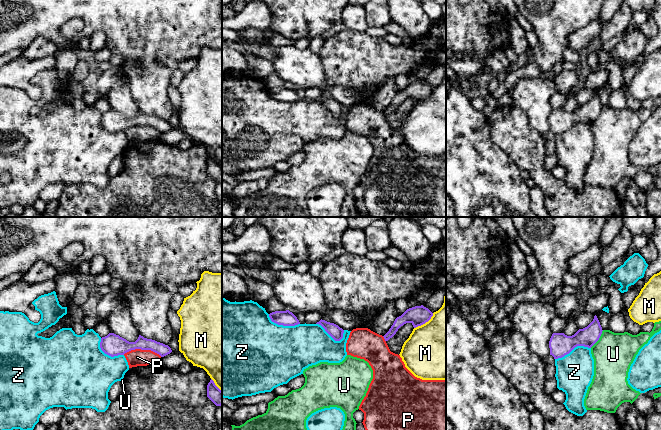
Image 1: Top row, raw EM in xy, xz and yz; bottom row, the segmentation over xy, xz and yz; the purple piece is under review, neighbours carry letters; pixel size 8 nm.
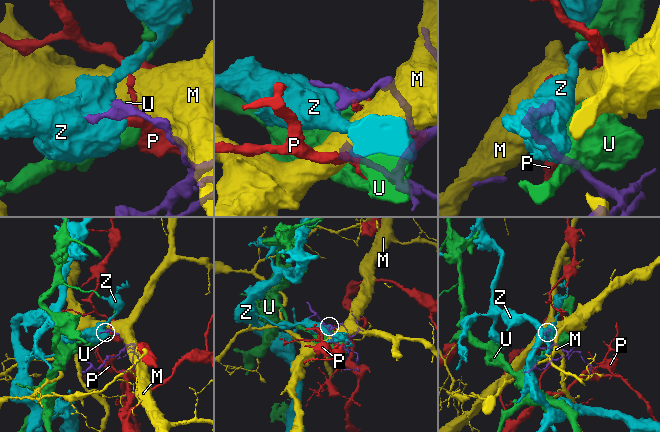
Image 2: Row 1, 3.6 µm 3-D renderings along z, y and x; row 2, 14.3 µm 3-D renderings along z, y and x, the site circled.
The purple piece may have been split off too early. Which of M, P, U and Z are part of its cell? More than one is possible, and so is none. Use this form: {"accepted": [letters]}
{"accepted": []}

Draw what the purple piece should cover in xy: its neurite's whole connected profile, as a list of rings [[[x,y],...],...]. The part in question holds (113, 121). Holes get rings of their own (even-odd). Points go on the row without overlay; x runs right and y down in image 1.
[[[109,109],[107,112],[101,114],[100,124],[105,130],[111,133],[124,131],[125,129],[135,125],[151,126],[159,130],[161,133],[172,128],[168,121],[152,115],[144,114],[141,111],[139,111],[135,118],[129,118],[114,109]]]

